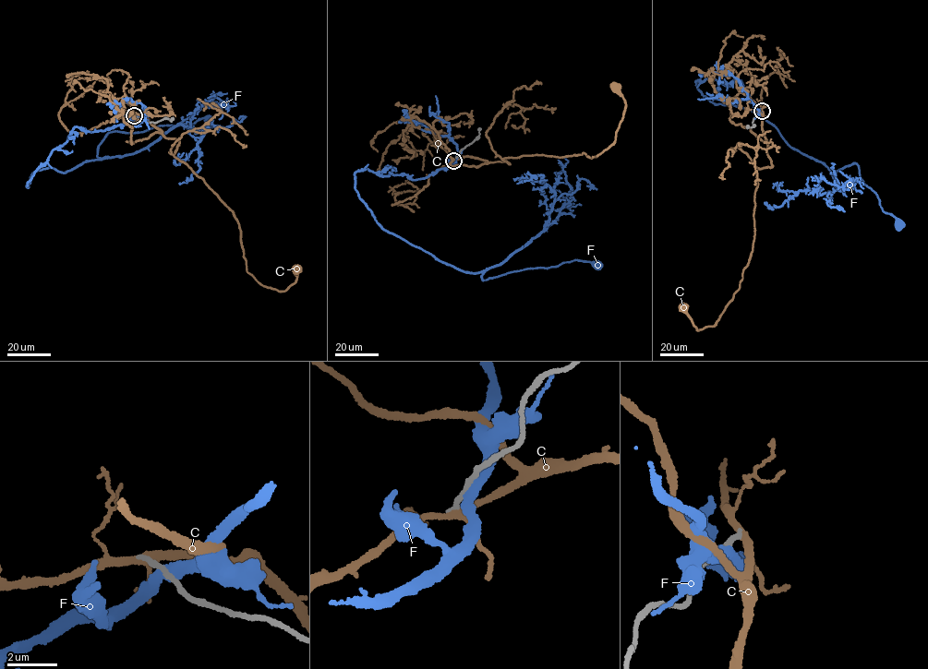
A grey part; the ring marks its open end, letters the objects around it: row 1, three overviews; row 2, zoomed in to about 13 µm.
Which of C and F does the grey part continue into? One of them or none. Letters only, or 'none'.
none

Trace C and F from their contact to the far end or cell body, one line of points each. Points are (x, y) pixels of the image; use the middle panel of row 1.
C: (454, 161), (596, 157), (612, 143), (626, 103), (614, 86)
F: (455, 159), (415, 180), (357, 170), (355, 187), (383, 229), (485, 280), (596, 264)

